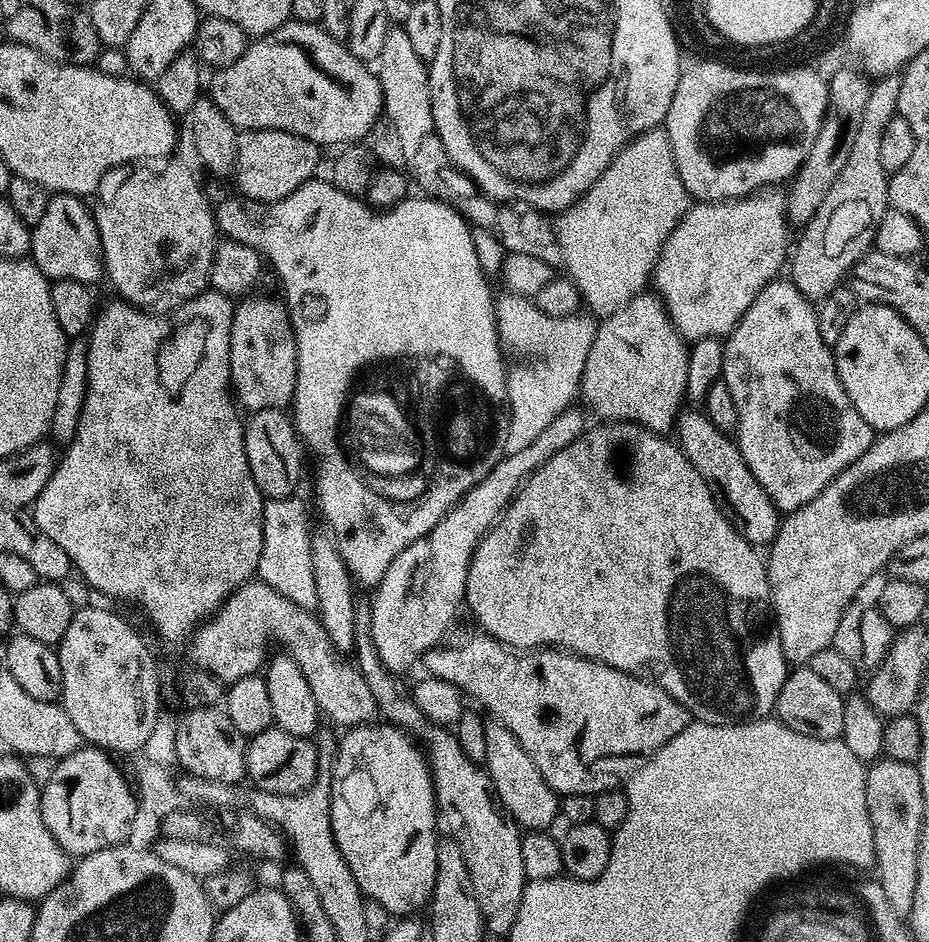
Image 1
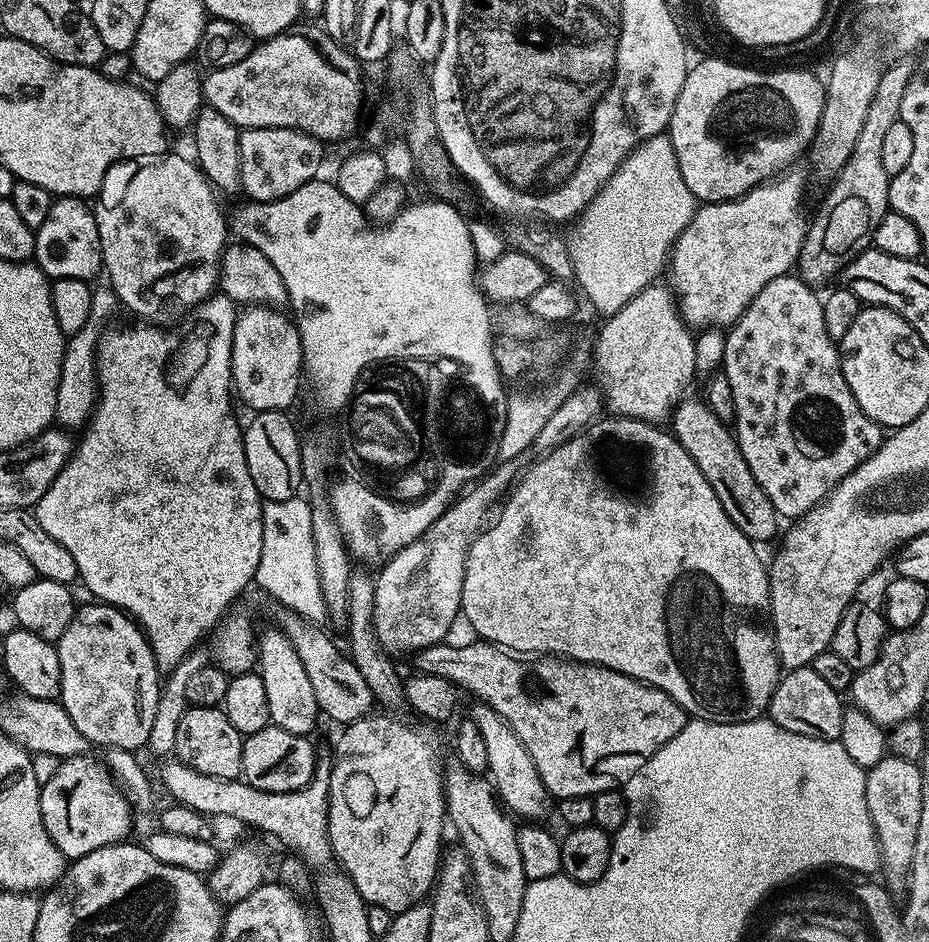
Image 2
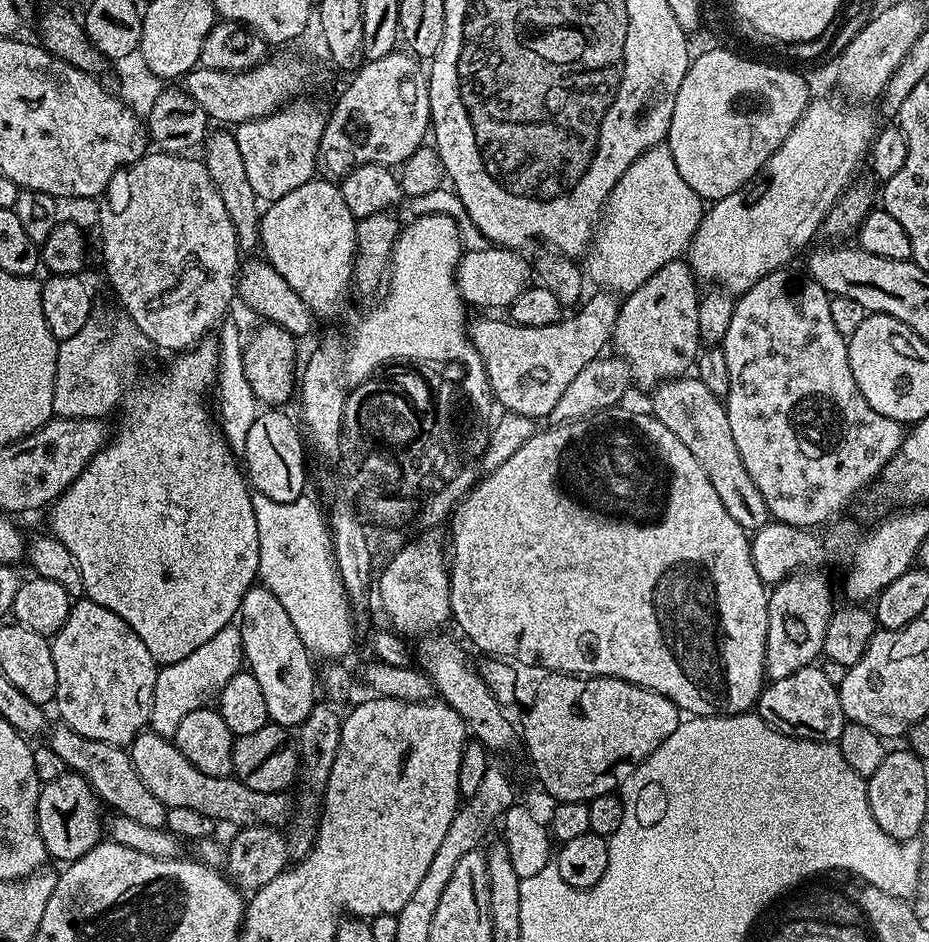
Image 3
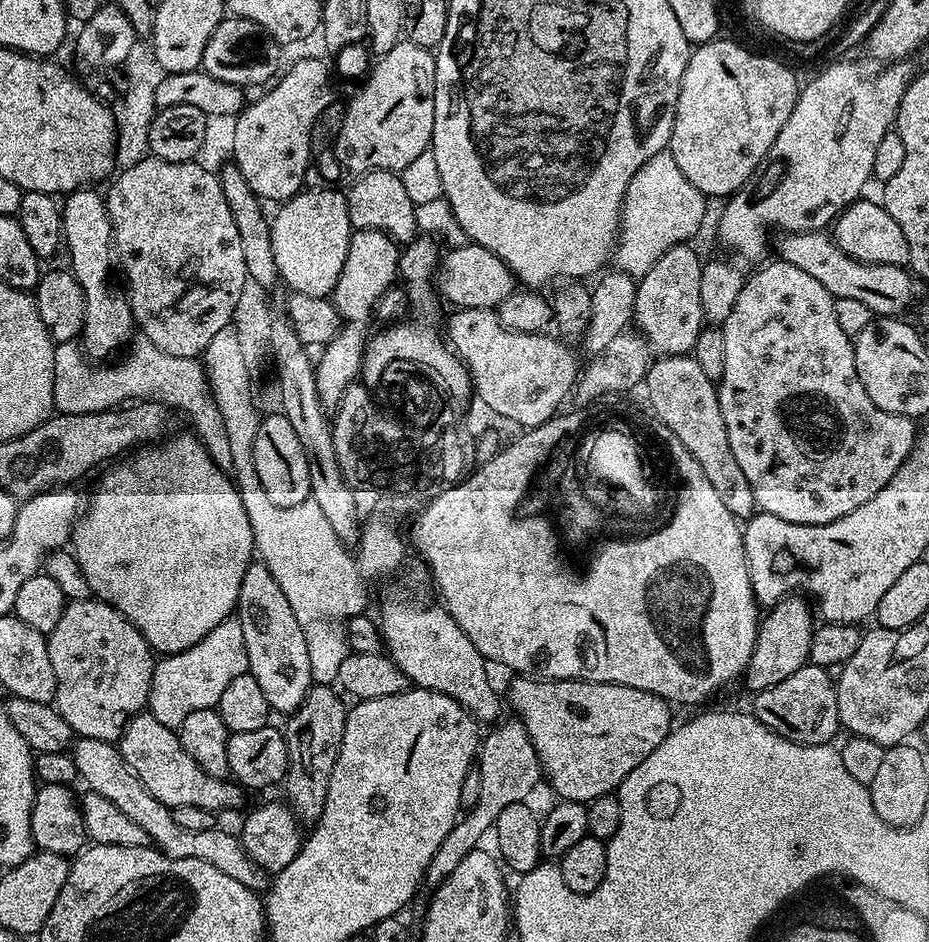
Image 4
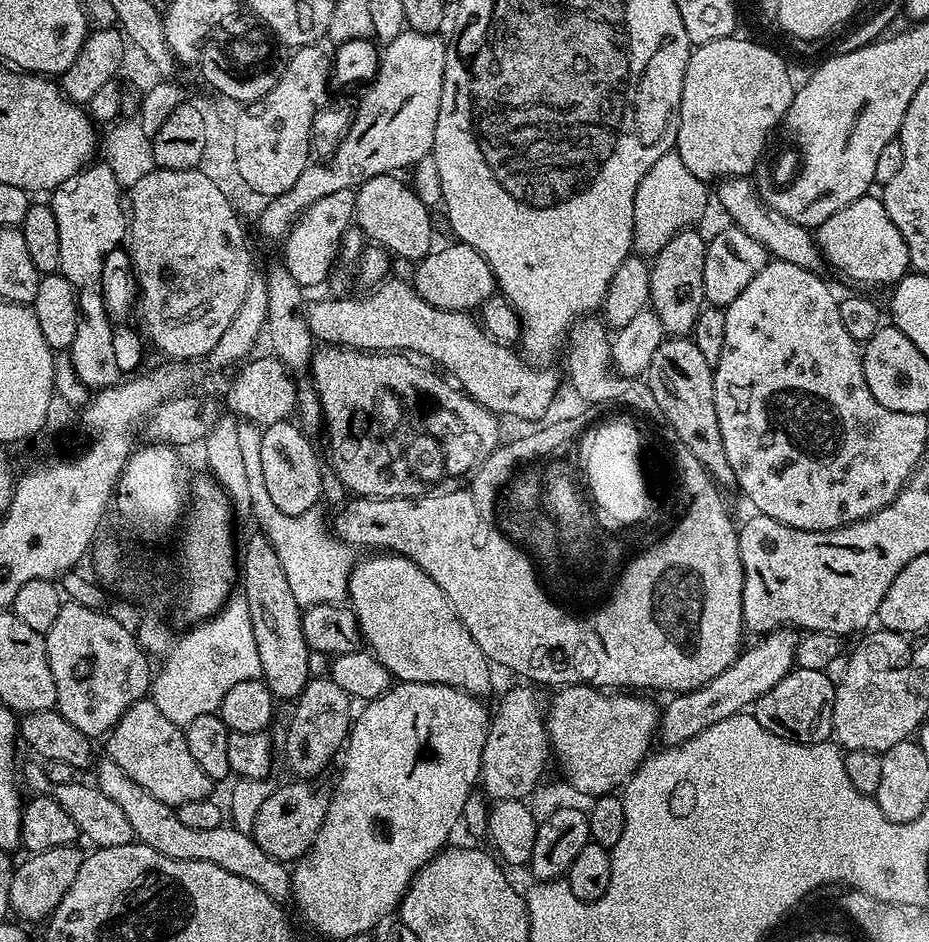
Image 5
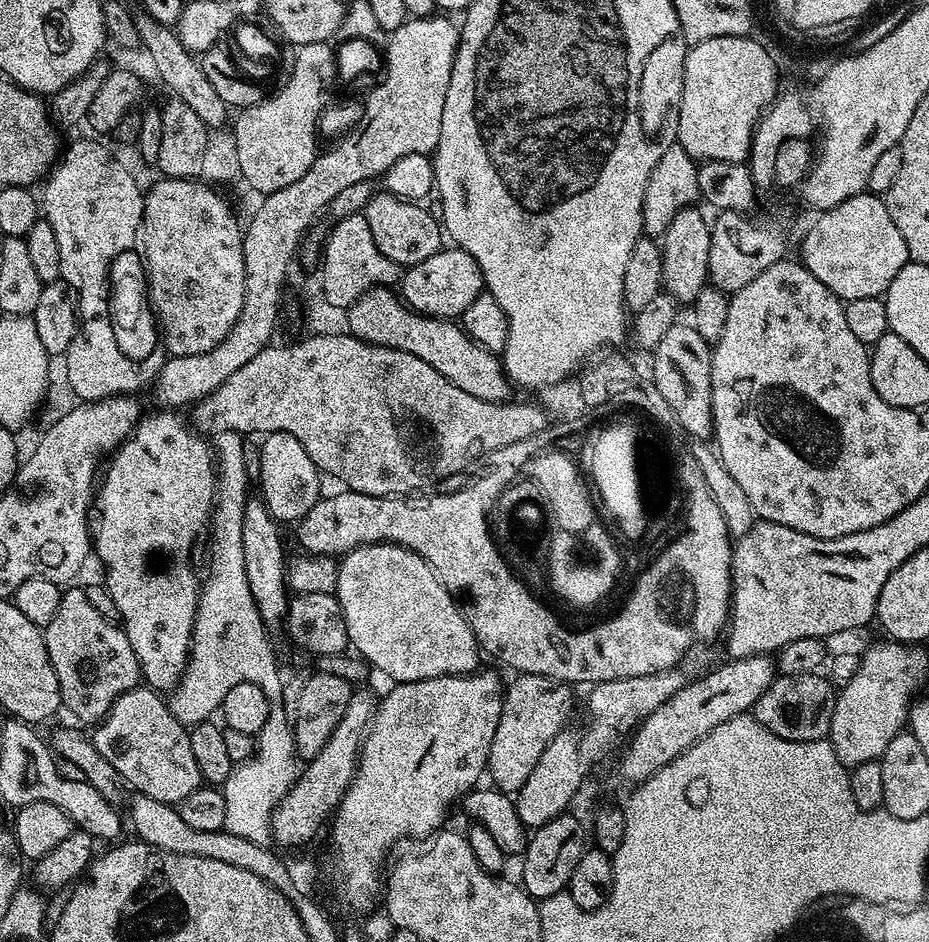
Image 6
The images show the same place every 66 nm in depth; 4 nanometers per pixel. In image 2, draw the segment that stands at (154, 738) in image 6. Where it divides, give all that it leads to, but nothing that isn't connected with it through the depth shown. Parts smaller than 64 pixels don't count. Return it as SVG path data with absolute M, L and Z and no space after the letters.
M319 753L310 782L289 792L258 790L240 778L210 778L210 774L198 774L198 770L180 763L175 758L168 759L160 768L160 780L175 803L190 806L209 818L225 816L226 819L237 820L248 828L257 828L258 831L273 836L284 847L282 849L300 856L309 866L333 863L334 857L328 837L328 795L334 763L331 753Z

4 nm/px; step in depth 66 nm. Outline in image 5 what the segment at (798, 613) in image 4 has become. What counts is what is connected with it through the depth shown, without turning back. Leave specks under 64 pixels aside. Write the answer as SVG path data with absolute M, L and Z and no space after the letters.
M776 628L767 633L753 648L745 647L736 660L718 678L710 678L701 688L692 692L681 692L673 695L672 700L660 712L658 736L665 745L681 744L696 736L706 726L714 726L714 722L722 722L722 718L741 715L751 709L766 690L778 686L782 678L791 672L796 663L797 633L790 628Z

